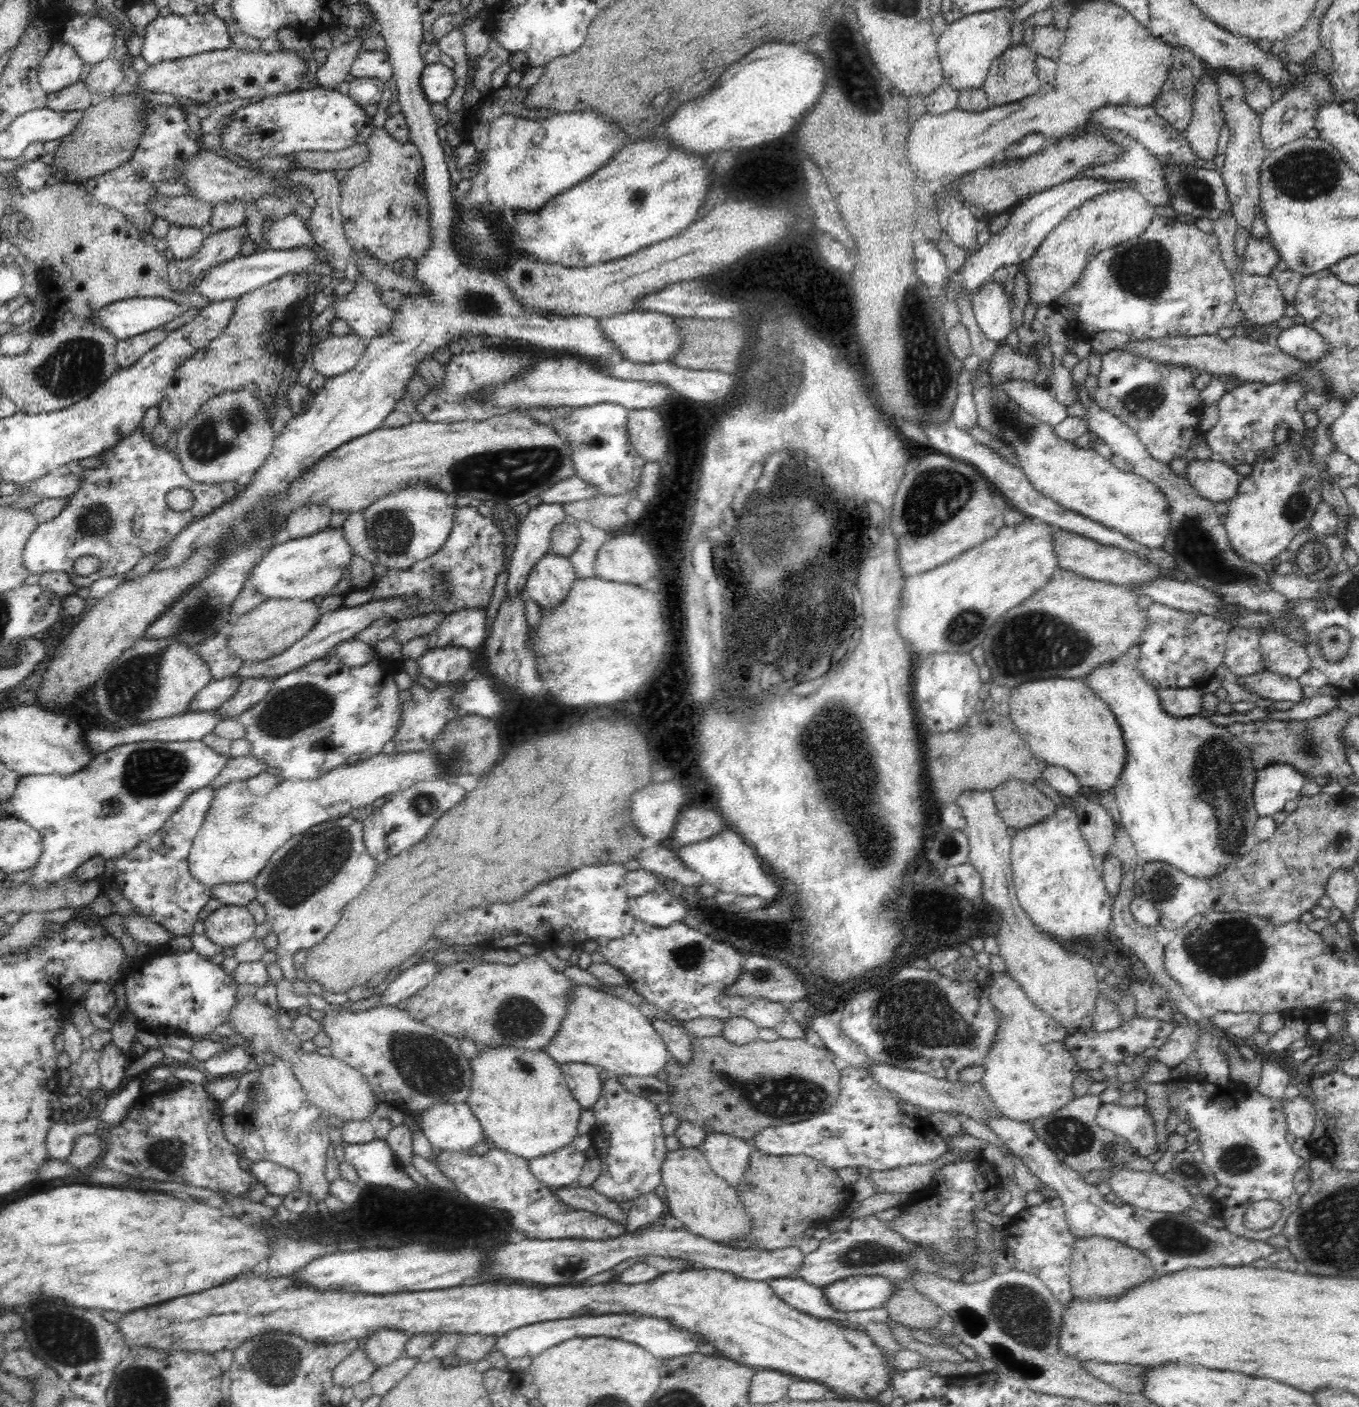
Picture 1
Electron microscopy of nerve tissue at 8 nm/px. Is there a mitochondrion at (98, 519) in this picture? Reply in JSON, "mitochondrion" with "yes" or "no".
{"mitochondrion":"yes"}

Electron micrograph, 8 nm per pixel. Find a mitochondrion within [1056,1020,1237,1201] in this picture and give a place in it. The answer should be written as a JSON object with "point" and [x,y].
{"point":[1194,1171]}

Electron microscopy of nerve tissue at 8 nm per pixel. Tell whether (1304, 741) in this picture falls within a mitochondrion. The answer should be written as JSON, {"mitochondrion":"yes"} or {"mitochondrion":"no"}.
{"mitochondrion":"yes"}

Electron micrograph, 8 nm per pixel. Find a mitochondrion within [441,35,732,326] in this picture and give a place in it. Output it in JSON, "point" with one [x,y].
{"point":[481,304]}

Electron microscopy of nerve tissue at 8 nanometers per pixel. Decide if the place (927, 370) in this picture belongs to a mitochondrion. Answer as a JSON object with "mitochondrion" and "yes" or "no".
{"mitochondrion":"yes"}

